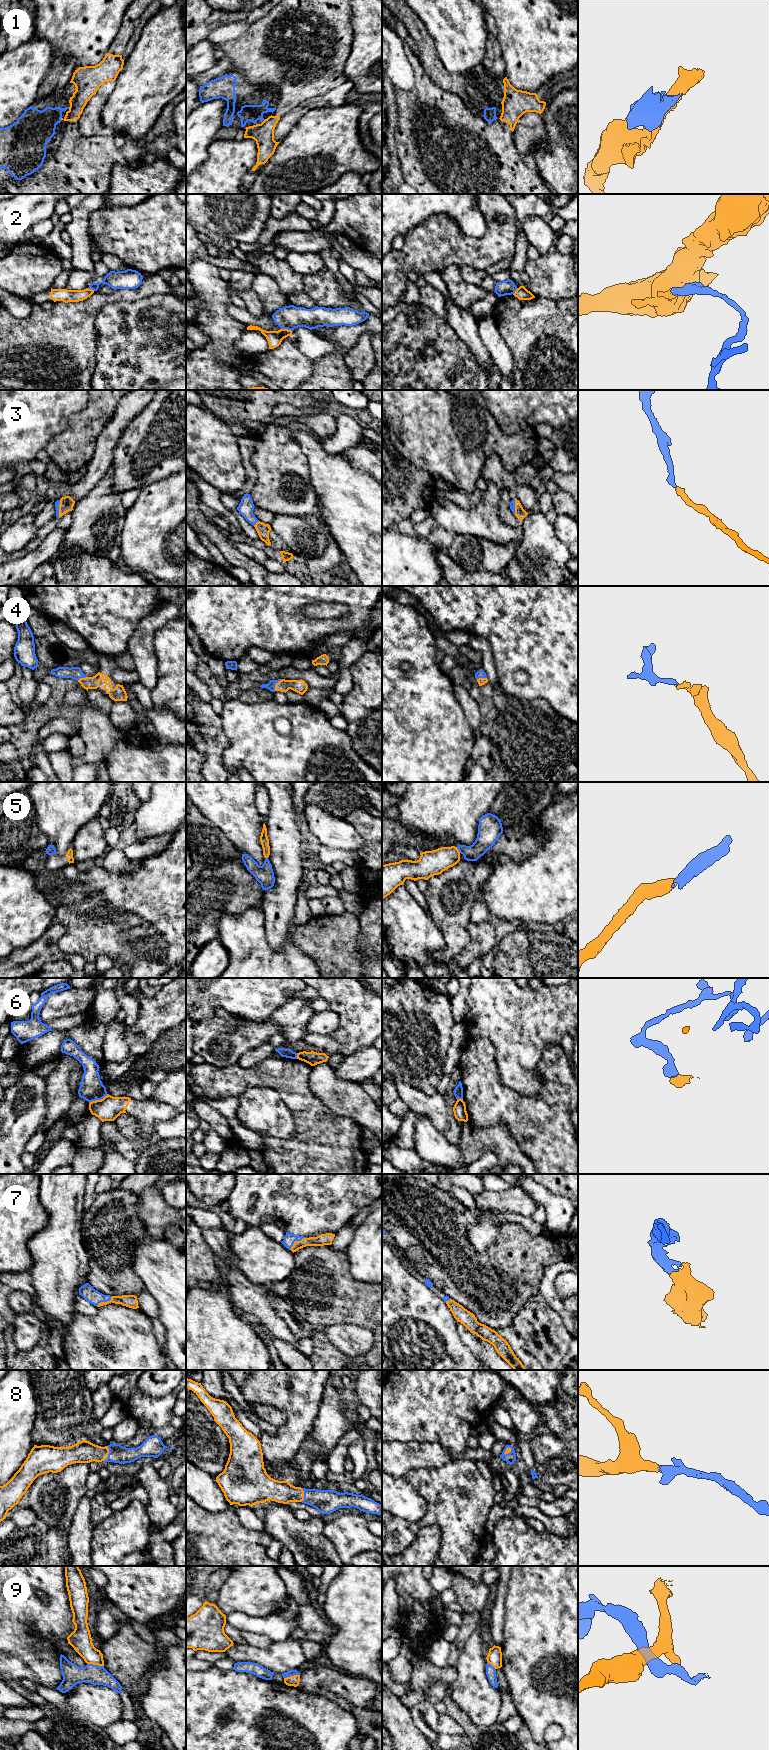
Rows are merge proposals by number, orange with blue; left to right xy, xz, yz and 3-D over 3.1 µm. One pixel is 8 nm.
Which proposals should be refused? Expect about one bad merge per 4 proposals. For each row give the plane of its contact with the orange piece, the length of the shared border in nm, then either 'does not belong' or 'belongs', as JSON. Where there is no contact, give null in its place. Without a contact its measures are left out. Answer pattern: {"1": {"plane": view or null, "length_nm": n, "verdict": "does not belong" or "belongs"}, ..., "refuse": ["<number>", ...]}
{"1": {"plane": null, "verdict": "belongs"}, "2": {"plane": "xz", "length_nm": 90, "verdict": "does not belong"}, "3": {"plane": "xy", "length_nm": 140, "verdict": "belongs"}, "4": {"plane": "xz", "length_nm": 120, "verdict": "belongs"}, "5": {"plane": "yz", "length_nm": 60, "verdict": "belongs"}, "6": {"plane": "xy", "length_nm": 170, "verdict": "does not belong"}, "7": {"plane": "xz", "length_nm": 170, "verdict": "belongs"}, "8": {"plane": "xy", "length_nm": 130, "verdict": "belongs"}, "9": {"plane": "xy", "length_nm": 140, "verdict": "does not belong"}, "refuse": ["2", "6", "9"]}

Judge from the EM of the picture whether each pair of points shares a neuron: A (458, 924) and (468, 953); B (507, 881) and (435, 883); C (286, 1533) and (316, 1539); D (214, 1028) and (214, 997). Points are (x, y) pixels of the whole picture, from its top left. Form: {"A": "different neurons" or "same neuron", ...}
{"A": "different neurons", "B": "different neurons", "C": "same neuron", "D": "different neurons"}

